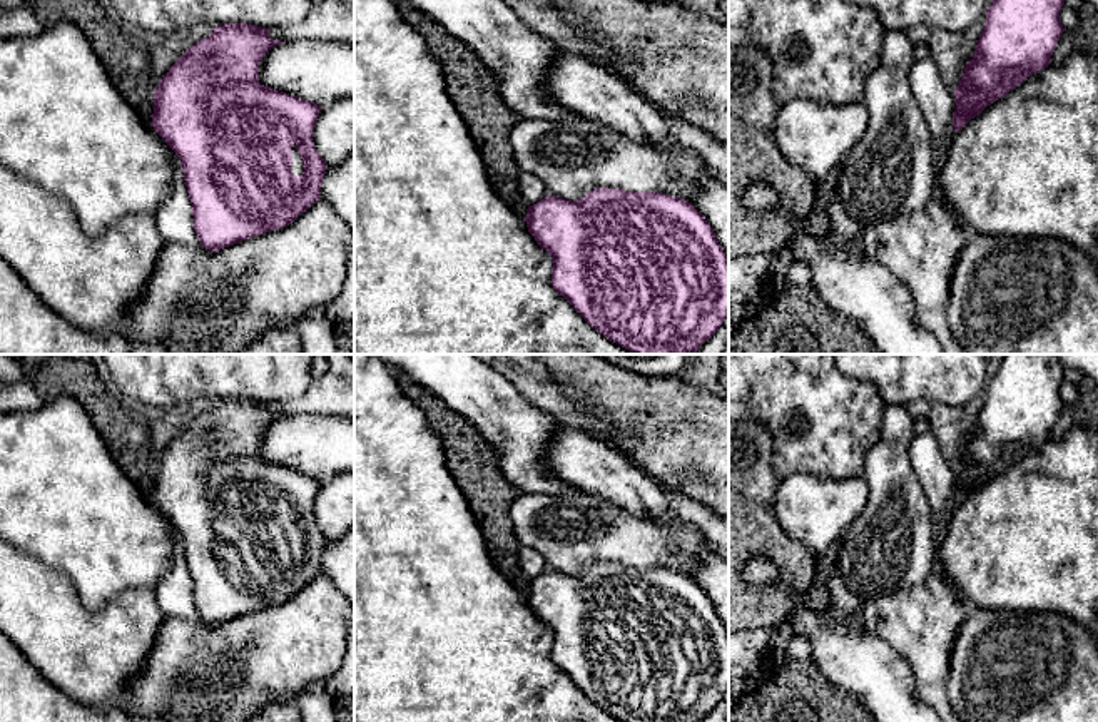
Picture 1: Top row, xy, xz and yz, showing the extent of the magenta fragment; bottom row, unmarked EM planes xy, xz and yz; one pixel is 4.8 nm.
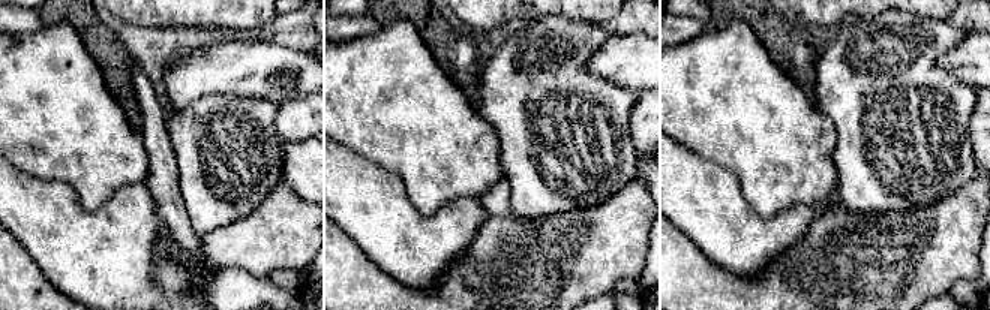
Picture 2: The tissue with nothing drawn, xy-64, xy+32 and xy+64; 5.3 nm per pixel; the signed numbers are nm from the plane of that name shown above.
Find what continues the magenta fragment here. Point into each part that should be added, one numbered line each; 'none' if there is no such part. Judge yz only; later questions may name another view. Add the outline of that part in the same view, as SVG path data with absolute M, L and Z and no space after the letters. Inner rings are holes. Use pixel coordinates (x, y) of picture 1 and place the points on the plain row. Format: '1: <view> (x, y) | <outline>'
none

